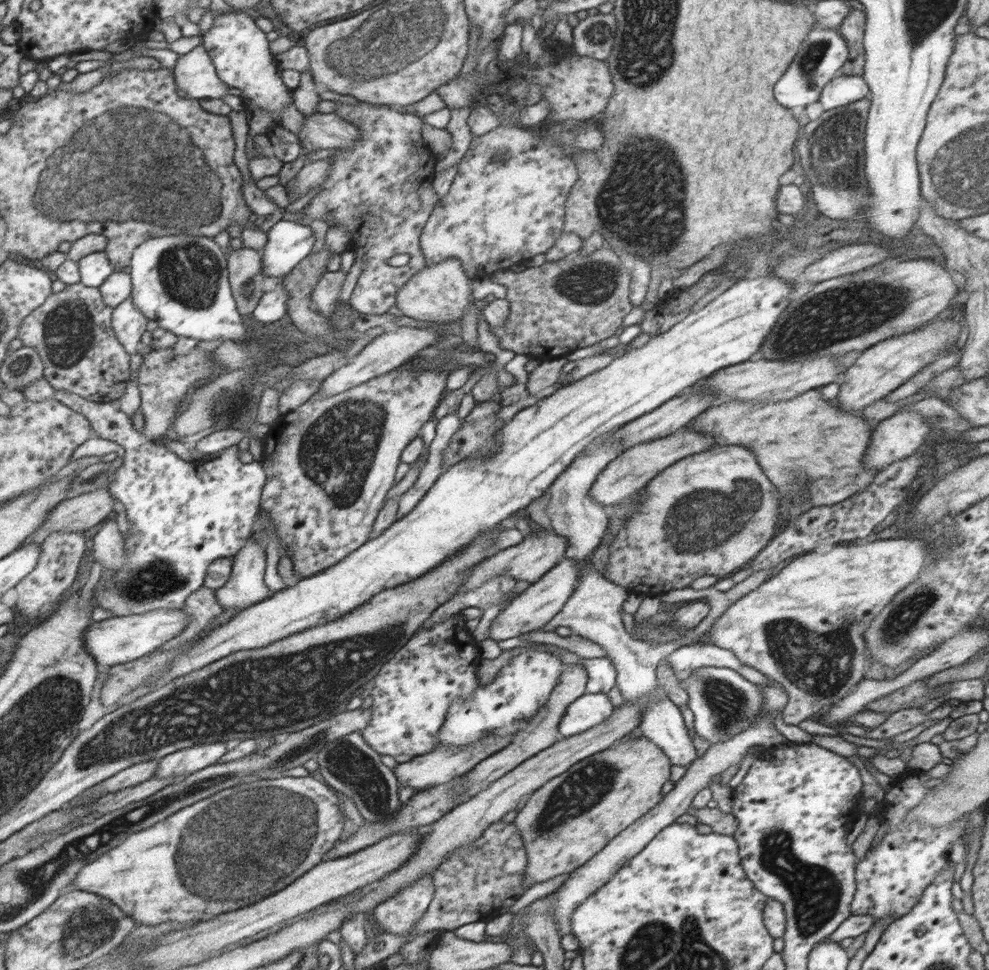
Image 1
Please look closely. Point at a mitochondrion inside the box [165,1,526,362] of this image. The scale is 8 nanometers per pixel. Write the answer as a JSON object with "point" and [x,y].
{"point":[245,294]}

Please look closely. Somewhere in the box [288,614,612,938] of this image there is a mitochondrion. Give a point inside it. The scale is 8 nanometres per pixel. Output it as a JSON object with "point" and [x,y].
{"point":[345,761]}

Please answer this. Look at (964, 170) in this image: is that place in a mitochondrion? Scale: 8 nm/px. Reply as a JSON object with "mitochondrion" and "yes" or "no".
{"mitochondrion":"yes"}

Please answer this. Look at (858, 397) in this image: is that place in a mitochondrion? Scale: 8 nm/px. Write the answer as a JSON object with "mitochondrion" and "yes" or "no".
{"mitochondrion":"no"}

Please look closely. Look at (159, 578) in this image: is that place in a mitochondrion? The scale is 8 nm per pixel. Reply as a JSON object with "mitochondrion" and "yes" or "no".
{"mitochondrion":"yes"}

